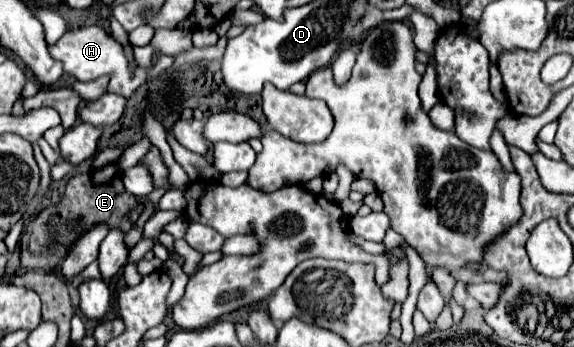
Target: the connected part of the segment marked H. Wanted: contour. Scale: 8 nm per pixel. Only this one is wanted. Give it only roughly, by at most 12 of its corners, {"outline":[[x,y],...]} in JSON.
{"outline":[[96,25],[68,29],[48,51],[88,83],[130,97],[150,71]]}

